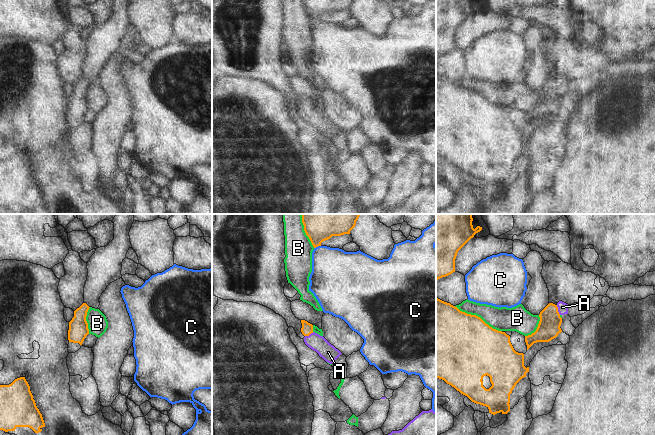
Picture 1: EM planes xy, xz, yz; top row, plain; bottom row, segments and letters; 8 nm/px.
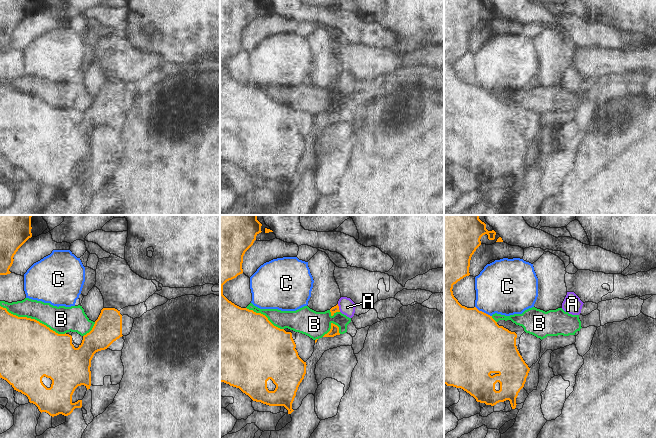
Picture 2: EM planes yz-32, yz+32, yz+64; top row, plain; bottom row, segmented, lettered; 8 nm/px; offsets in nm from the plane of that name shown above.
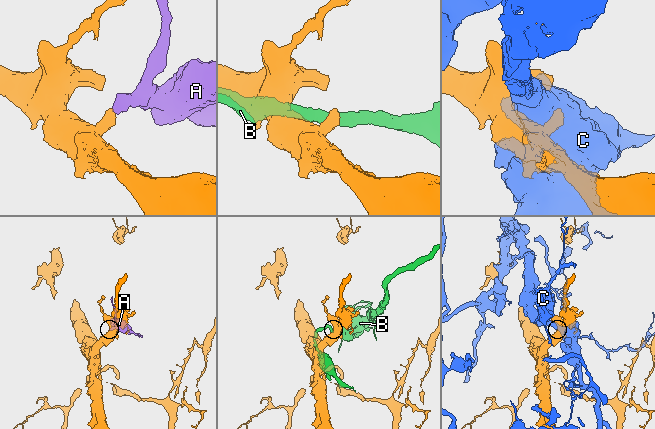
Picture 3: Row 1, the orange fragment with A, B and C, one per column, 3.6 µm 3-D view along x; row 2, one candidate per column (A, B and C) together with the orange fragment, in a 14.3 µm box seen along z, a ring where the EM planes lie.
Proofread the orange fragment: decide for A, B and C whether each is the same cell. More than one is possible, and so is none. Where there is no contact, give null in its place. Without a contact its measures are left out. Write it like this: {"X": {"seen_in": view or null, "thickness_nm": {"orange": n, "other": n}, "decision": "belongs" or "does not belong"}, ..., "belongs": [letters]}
{"A": {"seen_in": "yz", "thickness_nm": {"orange": 180, "other": 80}, "decision": "belongs"}, "B": {"seen_in": "yz", "thickness_nm": {"orange": 480, "other": 190}, "decision": "does not belong"}, "C": {"seen_in": "xz", "thickness_nm": {"orange": 360, "other": 360}, "decision": "does not belong"}, "belongs": ["A"]}

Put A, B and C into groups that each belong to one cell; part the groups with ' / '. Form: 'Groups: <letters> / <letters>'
Groups: A / B / C.

